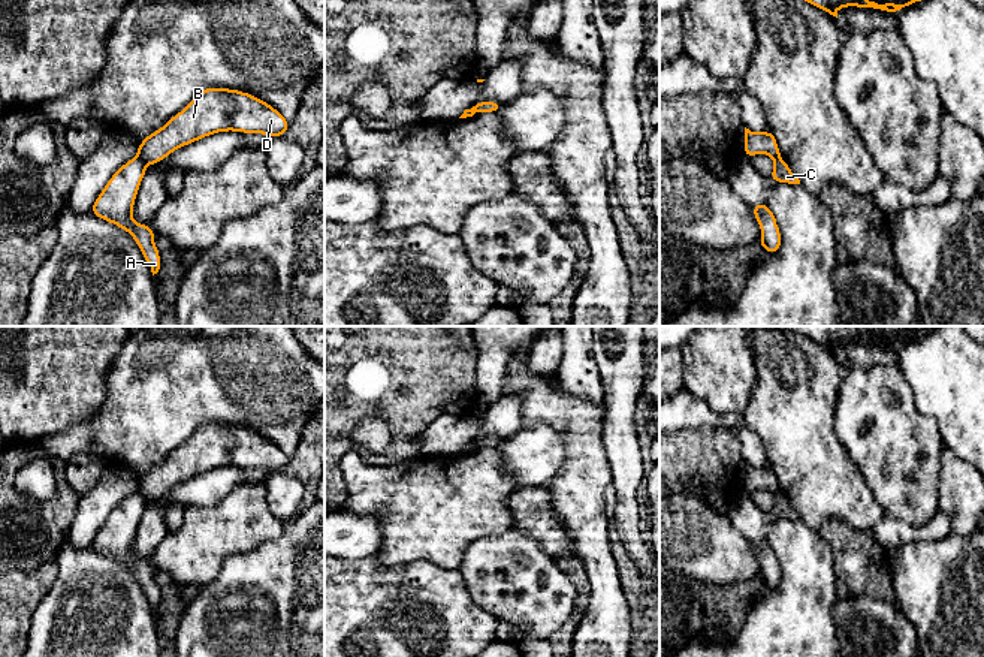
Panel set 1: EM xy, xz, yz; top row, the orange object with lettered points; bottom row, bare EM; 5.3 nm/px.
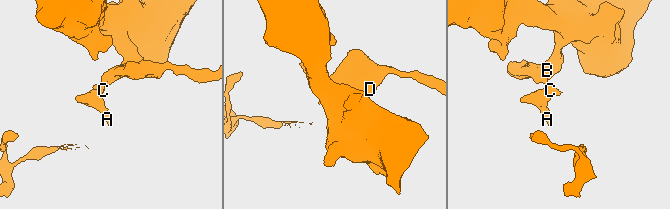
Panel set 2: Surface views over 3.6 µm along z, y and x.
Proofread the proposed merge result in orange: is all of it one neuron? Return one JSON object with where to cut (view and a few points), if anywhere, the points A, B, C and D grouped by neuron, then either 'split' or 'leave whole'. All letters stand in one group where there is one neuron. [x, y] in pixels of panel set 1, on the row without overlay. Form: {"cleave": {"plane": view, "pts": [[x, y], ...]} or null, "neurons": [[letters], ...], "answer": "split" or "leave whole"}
{"cleave": {"plane": "xy", "pts": [[138, 490], [147, 499]]}, "neurons": [["A", "C"], ["B", "D"]], "answer": "split"}

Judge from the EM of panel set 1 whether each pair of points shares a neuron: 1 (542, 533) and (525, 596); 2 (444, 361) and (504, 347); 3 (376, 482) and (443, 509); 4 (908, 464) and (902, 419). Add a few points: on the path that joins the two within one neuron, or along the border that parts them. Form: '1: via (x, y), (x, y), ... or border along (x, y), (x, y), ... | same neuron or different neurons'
1: border along (512, 526), (525, 532), (554, 558) | different neurons
2: border along (476, 352), (477, 389) | different neurons
3: via (392, 493), (426, 506) | same neuron
4: via (902, 454), (902, 430) | same neuron

